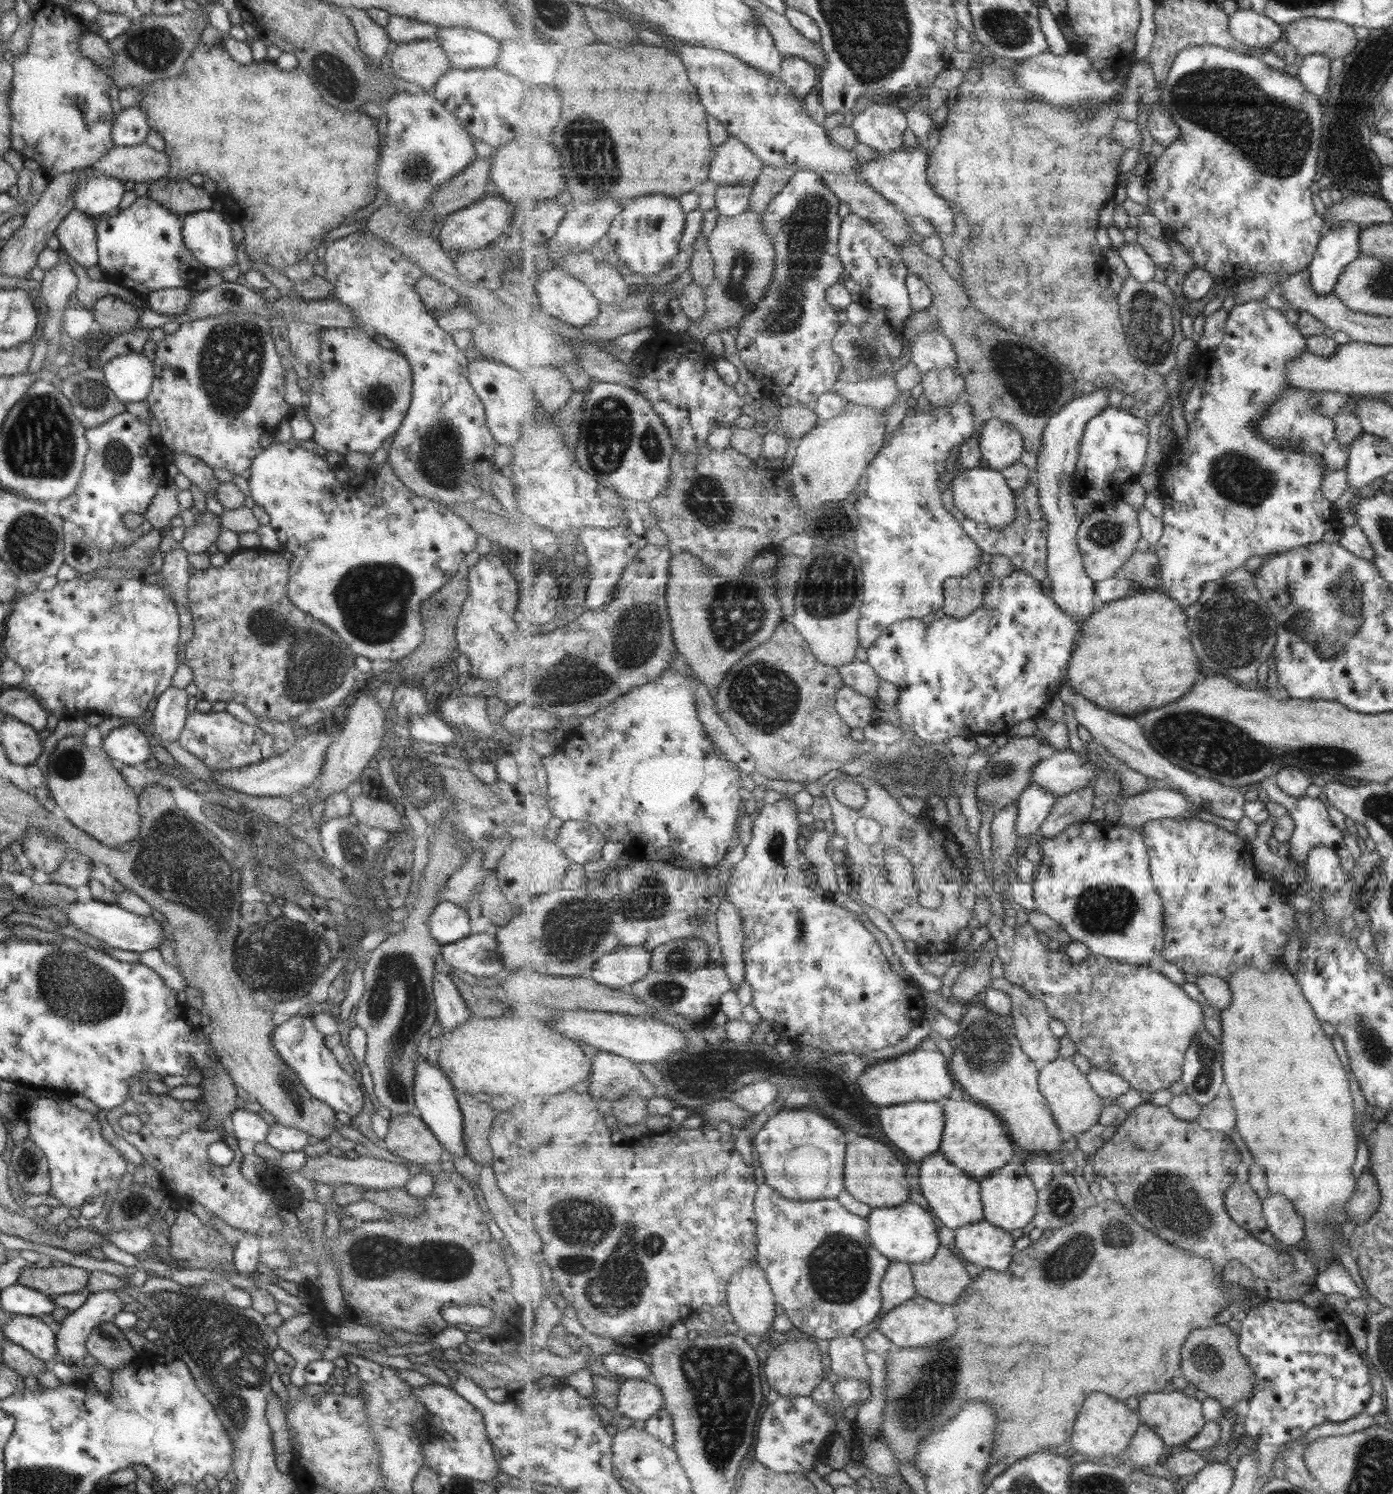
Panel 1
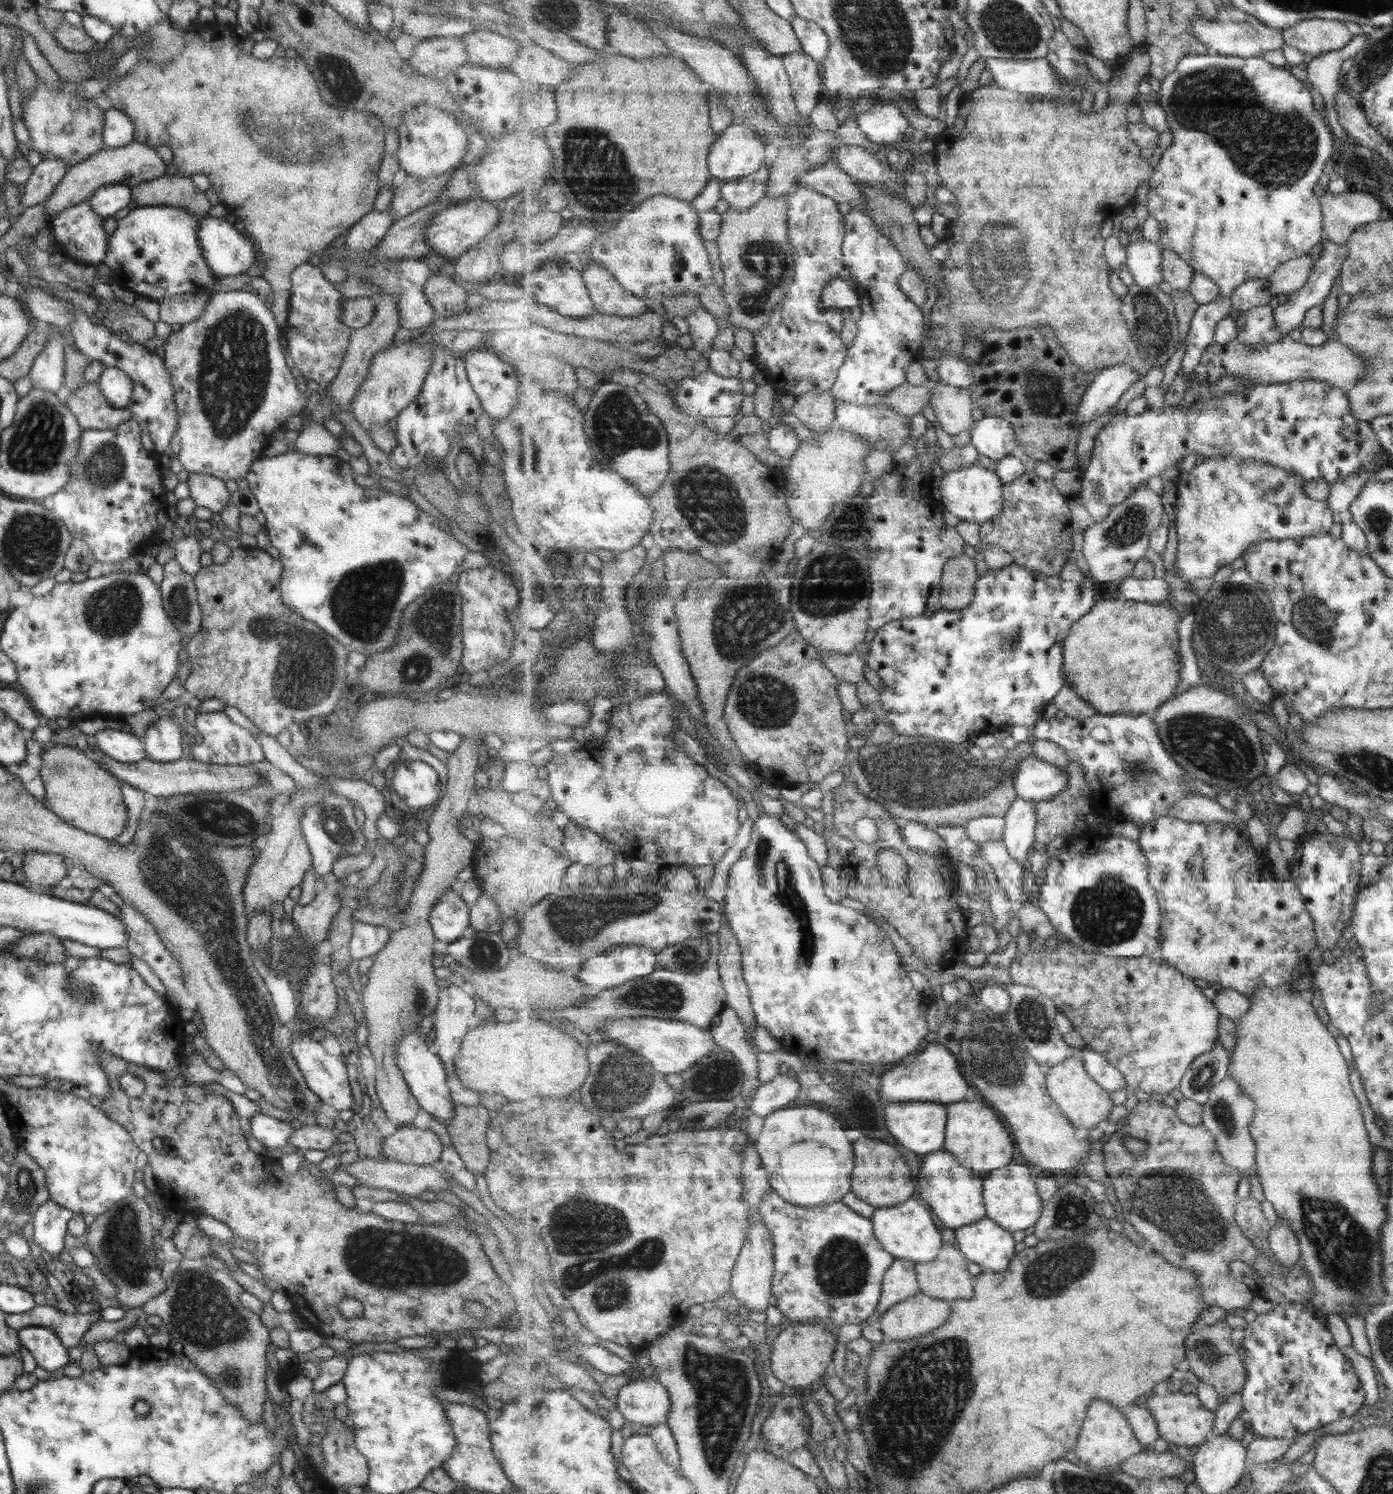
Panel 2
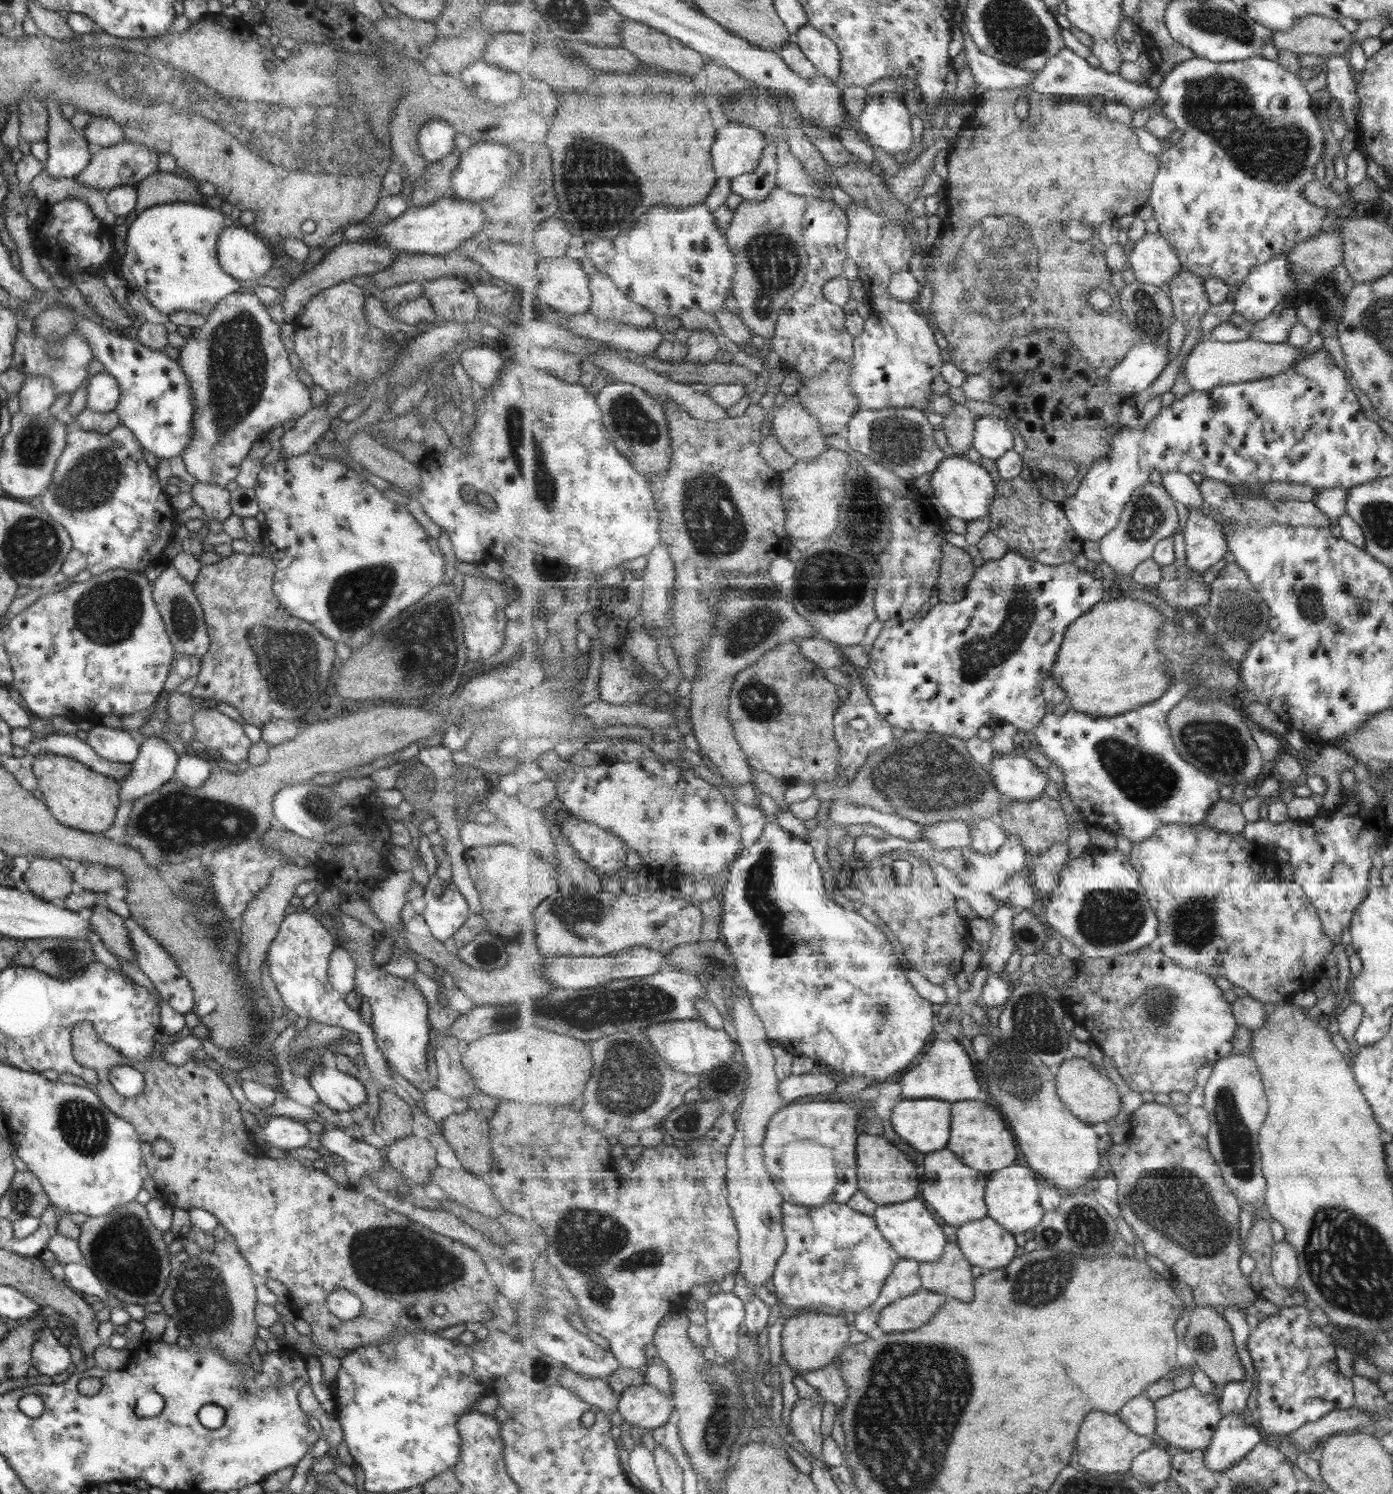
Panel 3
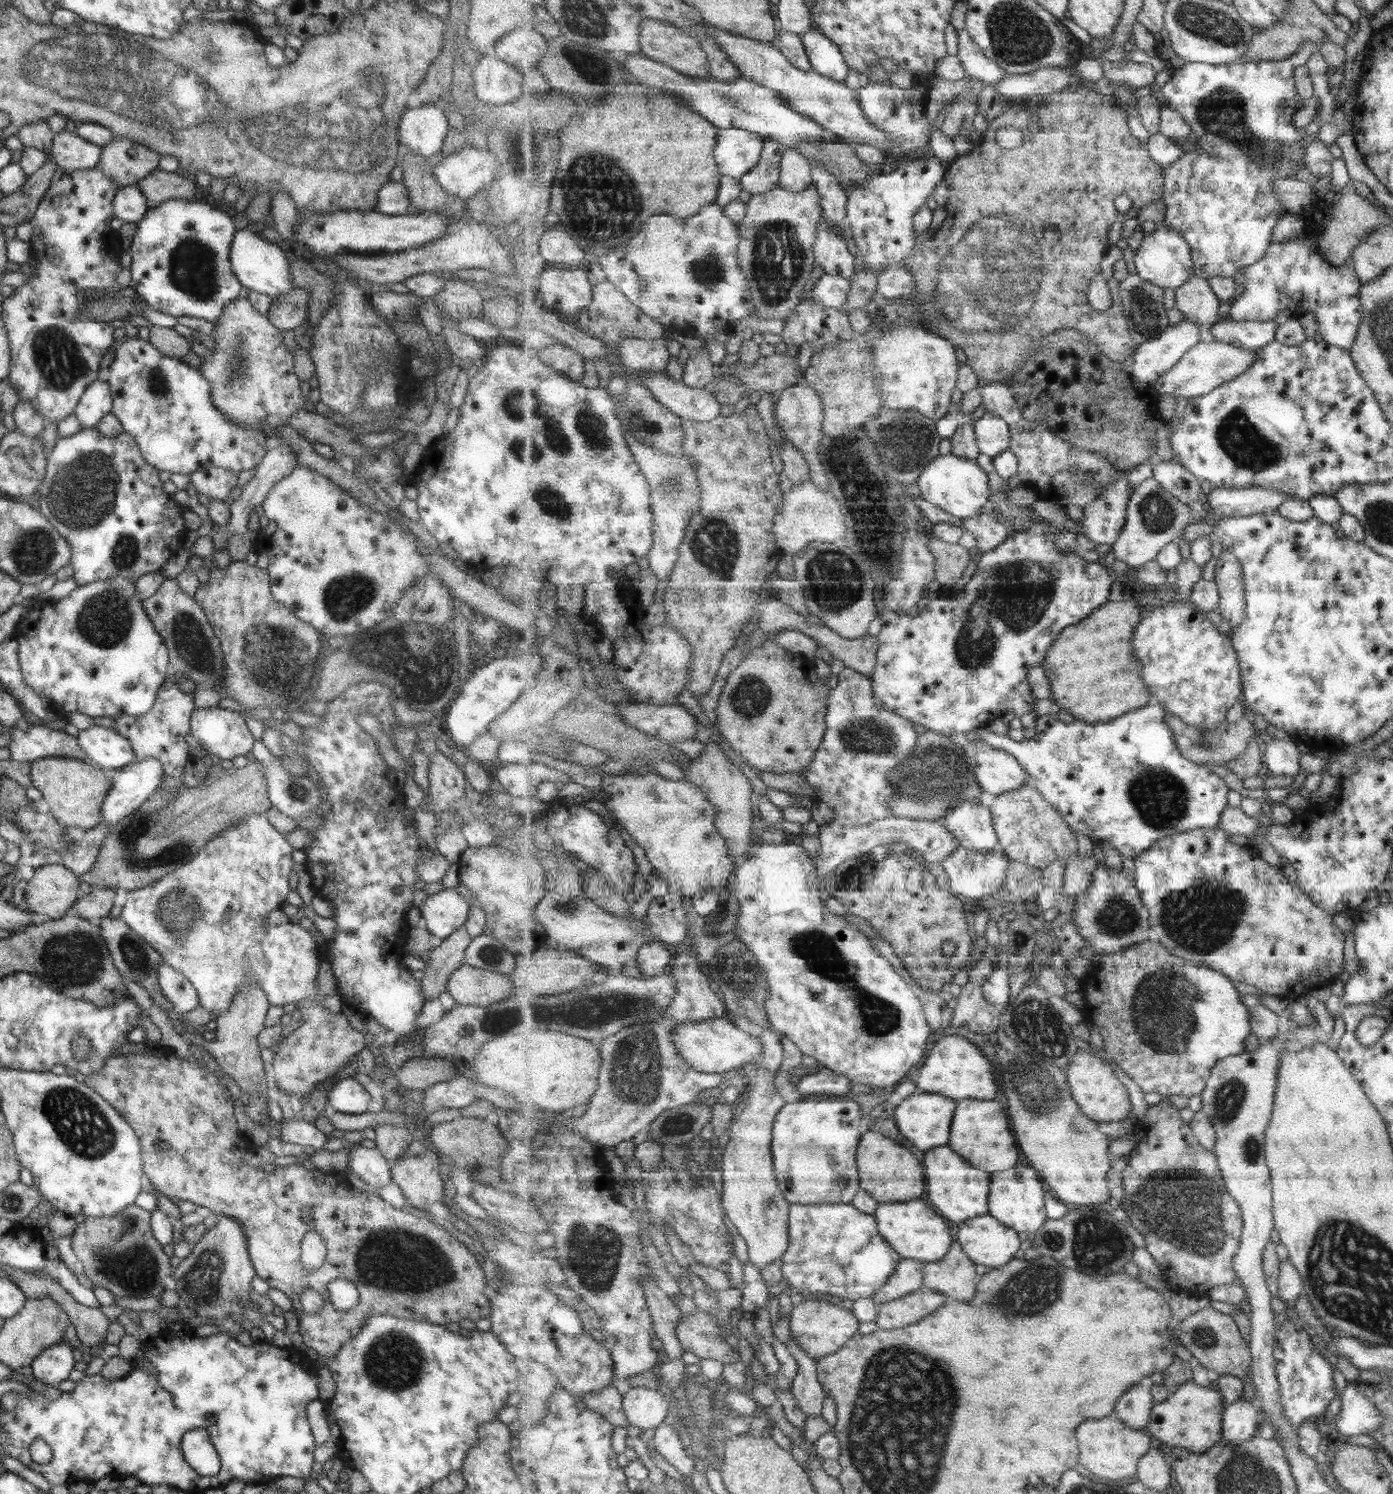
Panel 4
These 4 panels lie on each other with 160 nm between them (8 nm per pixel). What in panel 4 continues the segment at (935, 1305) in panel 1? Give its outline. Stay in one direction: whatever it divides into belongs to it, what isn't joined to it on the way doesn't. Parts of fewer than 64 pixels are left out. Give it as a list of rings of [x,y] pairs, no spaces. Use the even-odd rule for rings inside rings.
[[[921,1288],[903,1298],[879,1304],[876,1325],[880,1329],[893,1330],[917,1324],[931,1313],[935,1313],[948,1300],[949,1297],[943,1293]]]

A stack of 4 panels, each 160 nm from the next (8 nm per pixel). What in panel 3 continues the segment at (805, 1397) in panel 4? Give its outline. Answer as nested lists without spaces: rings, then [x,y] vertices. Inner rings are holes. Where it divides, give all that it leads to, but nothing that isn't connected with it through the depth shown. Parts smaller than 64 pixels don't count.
[[[799,1398],[791,1413],[792,1436],[799,1440],[807,1452],[823,1456],[823,1438],[821,1435],[821,1414],[823,1404],[808,1398]]]

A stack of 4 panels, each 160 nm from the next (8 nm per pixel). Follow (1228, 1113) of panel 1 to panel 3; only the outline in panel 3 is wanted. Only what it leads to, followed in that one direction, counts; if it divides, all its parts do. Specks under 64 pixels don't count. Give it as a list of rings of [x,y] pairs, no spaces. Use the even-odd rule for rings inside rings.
[[[1251,1054],[1227,1056],[1215,1063],[1213,1072],[1205,1086],[1204,1104],[1211,1120],[1211,1130],[1207,1135],[1209,1151],[1241,1202],[1256,1206],[1257,1220],[1261,1218],[1261,1204],[1266,1204],[1268,1192],[1268,1179],[1264,1177],[1260,1148],[1260,1131],[1270,1108],[1264,1075]]]

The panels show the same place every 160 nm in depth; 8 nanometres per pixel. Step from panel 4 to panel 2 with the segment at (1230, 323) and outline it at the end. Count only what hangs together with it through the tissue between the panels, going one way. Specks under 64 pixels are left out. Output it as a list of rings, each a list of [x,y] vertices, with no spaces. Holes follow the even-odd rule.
[[[1326,240],[1319,252],[1320,258],[1317,258],[1313,264],[1313,273],[1311,273],[1307,284],[1291,293],[1286,303],[1274,308],[1274,317],[1284,338],[1289,337],[1295,328],[1302,328],[1301,324],[1305,320],[1307,310],[1321,306],[1333,286],[1333,280],[1339,278],[1339,267],[1347,255],[1345,251],[1344,244],[1335,244]]]

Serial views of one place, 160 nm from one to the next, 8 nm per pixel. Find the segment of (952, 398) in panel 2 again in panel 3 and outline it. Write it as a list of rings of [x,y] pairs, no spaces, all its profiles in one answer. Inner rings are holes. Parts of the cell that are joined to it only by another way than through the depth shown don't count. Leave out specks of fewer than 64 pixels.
[[[959,405],[943,417],[941,426],[947,436],[949,452],[961,454],[963,450],[973,447],[977,418],[971,416],[967,406]]]

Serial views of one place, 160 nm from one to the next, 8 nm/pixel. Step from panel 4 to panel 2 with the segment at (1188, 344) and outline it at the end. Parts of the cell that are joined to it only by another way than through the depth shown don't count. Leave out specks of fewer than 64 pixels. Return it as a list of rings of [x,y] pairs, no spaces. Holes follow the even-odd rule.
[[[1130,365],[1114,366],[1103,369],[1095,374],[1090,389],[1084,394],[1084,401],[1081,402],[1076,418],[1086,426],[1095,418],[1101,418],[1107,411],[1119,404],[1125,390],[1129,390],[1140,375]]]

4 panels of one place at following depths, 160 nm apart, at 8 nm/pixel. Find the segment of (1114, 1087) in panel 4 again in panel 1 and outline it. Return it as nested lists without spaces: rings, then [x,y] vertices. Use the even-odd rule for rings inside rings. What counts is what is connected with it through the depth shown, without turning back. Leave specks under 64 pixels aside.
[[[1059,1057],[1051,1062],[1041,1063],[1040,1090],[1052,1108],[1057,1125],[1067,1135],[1076,1135],[1088,1131],[1099,1122],[1103,1109],[1103,1097],[1097,1094],[1087,1074],[1082,1074],[1069,1057]]]

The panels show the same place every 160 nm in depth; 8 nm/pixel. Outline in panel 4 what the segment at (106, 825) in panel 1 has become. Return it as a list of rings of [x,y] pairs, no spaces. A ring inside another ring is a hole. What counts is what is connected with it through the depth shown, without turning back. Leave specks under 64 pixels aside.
[[[66,757],[41,758],[28,765],[33,788],[41,792],[49,807],[49,814],[59,825],[74,826],[85,831],[102,821],[100,806],[112,781],[103,776],[100,767]]]

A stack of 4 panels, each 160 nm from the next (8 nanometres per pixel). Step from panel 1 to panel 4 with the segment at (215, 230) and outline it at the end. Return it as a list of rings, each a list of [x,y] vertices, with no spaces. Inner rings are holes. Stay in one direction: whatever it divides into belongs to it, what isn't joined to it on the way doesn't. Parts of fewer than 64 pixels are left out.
[[[237,229],[233,233],[229,246],[229,267],[244,291],[268,294],[273,300],[286,295],[295,289],[289,282],[289,264],[290,262],[283,256],[283,252],[277,246],[265,242],[263,238],[243,229]]]

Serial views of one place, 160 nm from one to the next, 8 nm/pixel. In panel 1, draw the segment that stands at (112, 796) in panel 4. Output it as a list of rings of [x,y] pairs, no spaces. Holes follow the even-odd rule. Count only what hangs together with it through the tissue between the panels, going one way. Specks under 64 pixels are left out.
[[[175,686],[165,688],[156,698],[152,712],[154,733],[161,742],[177,740],[179,731],[184,727],[187,714],[188,695]]]

